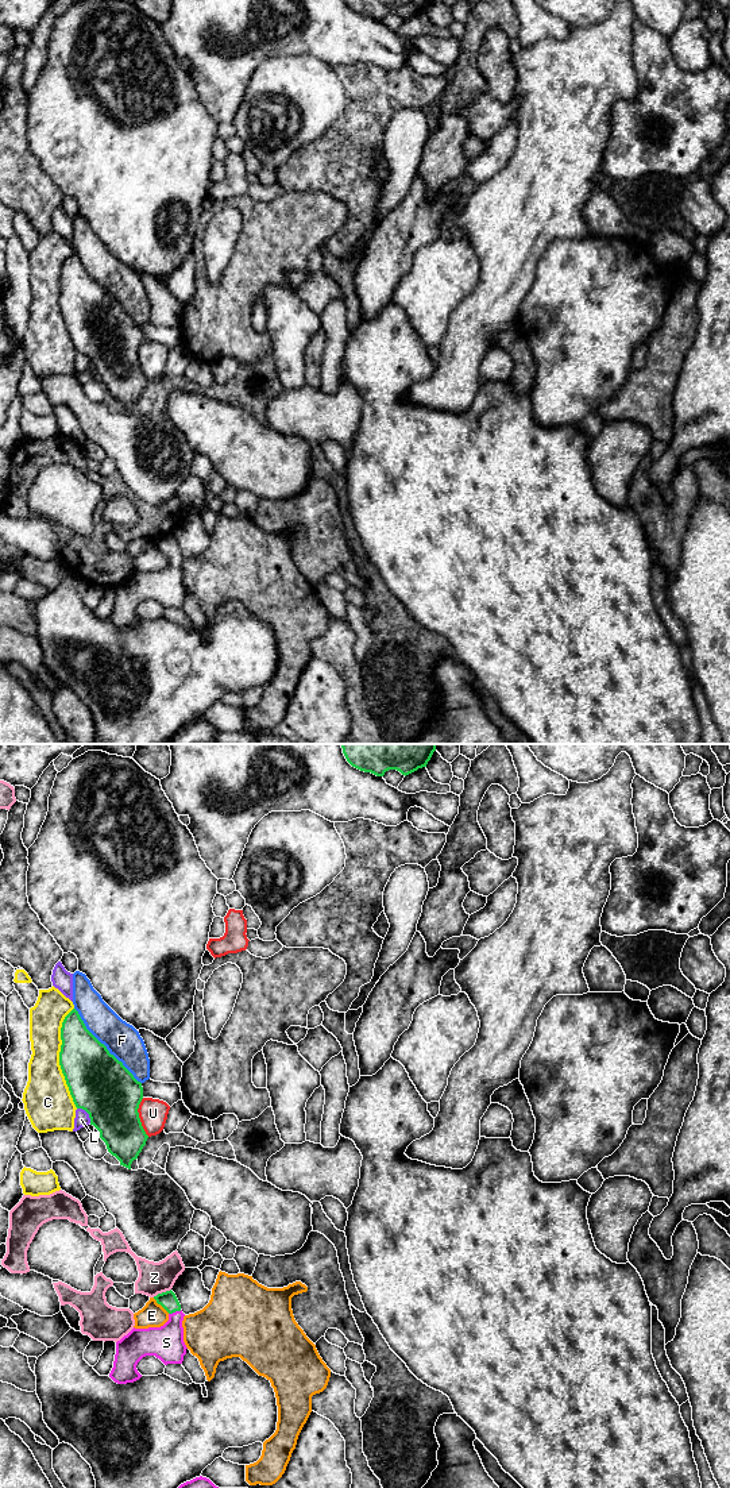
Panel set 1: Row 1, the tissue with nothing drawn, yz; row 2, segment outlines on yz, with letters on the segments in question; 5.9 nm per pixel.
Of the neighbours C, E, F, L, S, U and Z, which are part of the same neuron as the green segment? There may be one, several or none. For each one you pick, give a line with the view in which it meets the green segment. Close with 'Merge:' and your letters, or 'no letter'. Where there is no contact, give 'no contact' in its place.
S: contact in yz
Merge: S

